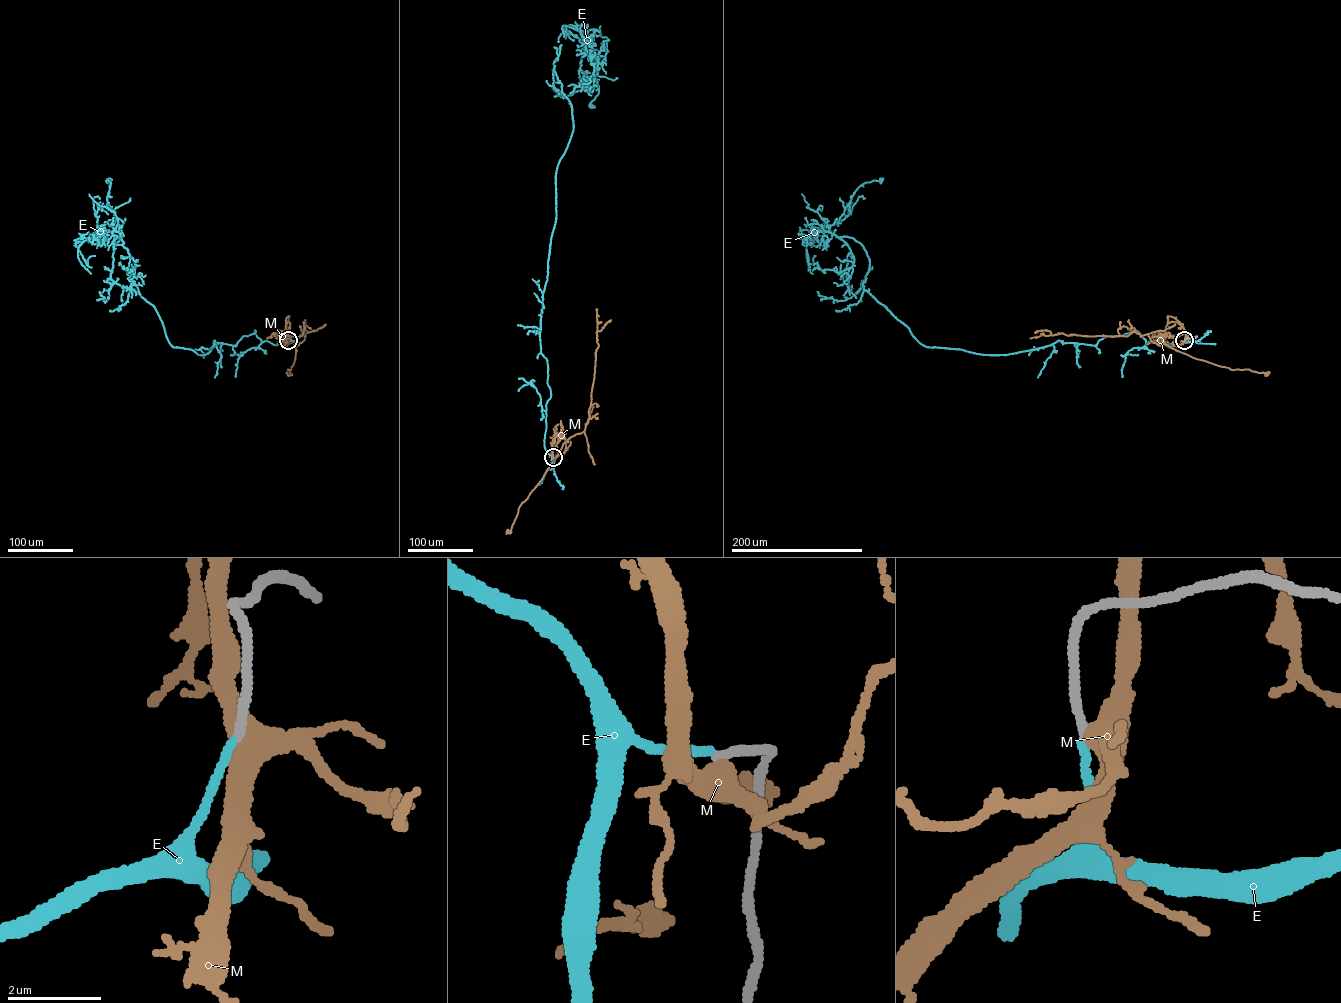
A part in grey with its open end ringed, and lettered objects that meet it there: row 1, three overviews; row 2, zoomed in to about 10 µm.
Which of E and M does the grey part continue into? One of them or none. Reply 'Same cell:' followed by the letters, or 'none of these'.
Same cell: E

